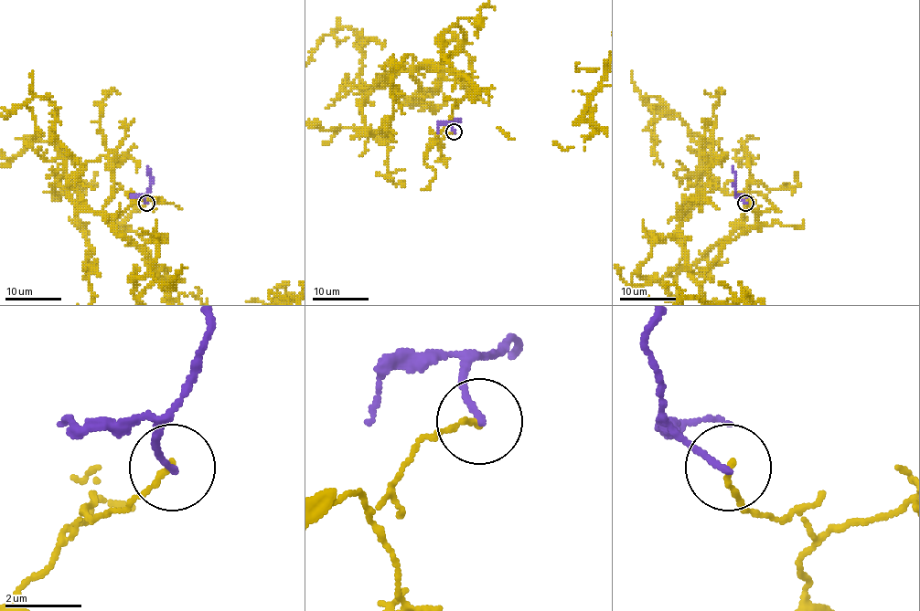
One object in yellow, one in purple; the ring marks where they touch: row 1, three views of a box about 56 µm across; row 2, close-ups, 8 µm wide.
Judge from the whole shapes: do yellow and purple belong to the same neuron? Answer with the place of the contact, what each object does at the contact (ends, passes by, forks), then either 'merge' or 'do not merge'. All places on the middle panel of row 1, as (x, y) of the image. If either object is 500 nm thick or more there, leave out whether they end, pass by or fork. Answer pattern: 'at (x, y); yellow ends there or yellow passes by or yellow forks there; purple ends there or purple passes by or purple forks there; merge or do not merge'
at (454, 131); yellow ends there; purple ends there; do not merge

